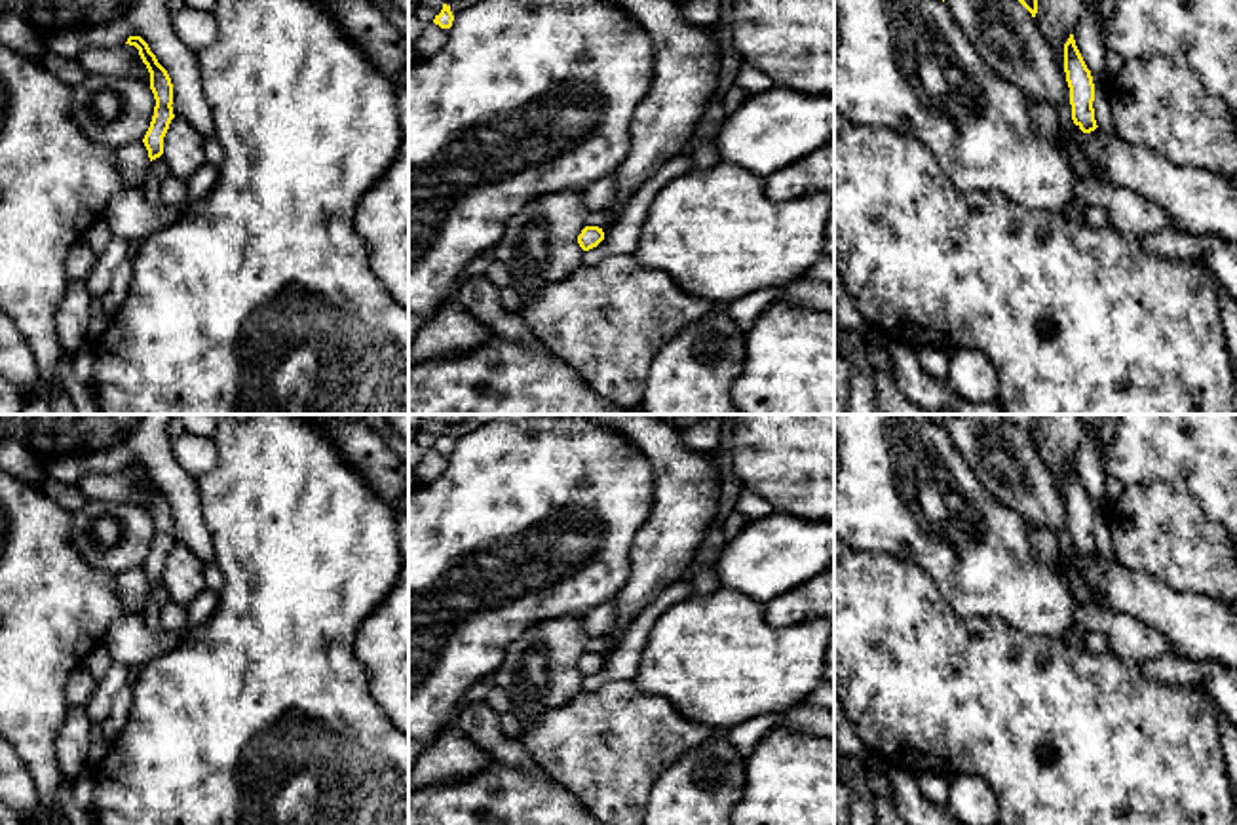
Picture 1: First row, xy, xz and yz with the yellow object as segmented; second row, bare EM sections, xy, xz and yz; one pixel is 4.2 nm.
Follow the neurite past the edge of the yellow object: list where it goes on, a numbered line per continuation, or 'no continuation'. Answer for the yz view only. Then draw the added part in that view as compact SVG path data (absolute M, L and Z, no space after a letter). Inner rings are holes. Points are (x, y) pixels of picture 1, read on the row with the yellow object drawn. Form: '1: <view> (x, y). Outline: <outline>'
no continuation

